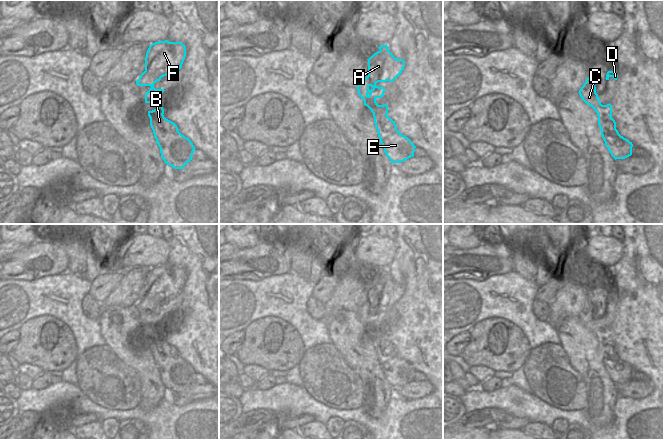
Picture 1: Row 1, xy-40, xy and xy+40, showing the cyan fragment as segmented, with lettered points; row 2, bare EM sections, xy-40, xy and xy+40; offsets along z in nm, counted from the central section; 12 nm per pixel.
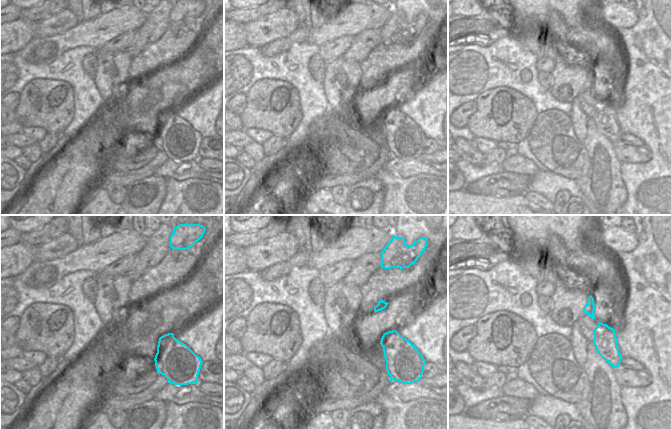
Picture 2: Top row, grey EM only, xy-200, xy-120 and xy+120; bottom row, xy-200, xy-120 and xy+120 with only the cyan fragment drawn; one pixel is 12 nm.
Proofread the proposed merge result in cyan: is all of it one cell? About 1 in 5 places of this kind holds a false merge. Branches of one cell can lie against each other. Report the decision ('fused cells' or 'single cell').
fused cells

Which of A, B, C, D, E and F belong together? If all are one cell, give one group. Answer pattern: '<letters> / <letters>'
A C D F / B E

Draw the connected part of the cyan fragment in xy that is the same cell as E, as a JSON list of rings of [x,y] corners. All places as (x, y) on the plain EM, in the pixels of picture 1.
[[[388,339],[374,341],[374,348],[384,376],[393,388],[414,381],[416,370],[397,354],[395,346]]]

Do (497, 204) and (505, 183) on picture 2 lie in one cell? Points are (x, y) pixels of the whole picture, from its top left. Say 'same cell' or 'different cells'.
different cells

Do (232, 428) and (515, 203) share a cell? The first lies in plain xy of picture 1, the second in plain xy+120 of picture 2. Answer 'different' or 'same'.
different

